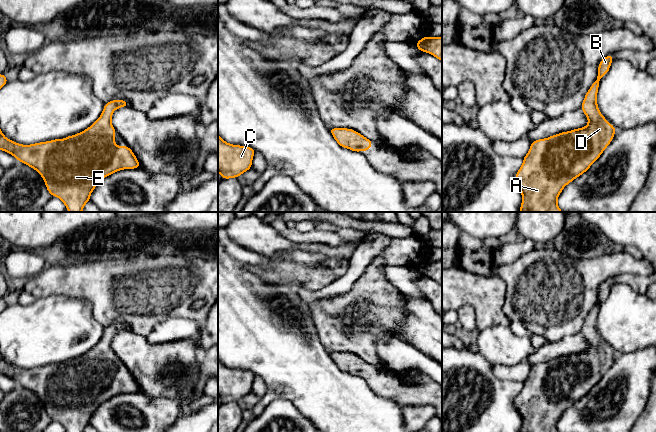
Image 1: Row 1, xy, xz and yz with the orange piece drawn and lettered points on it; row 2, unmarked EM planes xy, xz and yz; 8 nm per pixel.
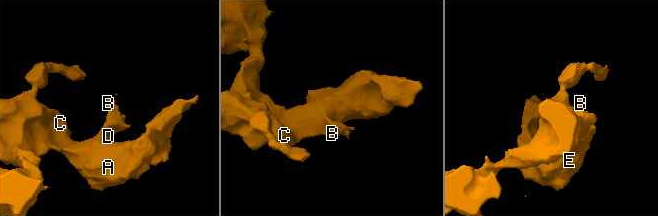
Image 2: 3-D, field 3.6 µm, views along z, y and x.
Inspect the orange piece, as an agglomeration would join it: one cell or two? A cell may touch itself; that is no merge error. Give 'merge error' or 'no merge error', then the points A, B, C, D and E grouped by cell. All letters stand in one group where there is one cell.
no merge error | A B C D E

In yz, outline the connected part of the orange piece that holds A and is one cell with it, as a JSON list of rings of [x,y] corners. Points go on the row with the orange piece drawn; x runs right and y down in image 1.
[[[610,54],[600,61],[597,79],[584,97],[580,109],[585,113],[589,121],[588,125],[531,143],[528,153],[523,158],[522,166],[515,176],[515,183],[522,193],[519,212],[563,212],[557,205],[557,199],[563,188],[586,172],[611,143],[616,129],[600,113],[597,93],[600,80],[608,73],[613,59]]]

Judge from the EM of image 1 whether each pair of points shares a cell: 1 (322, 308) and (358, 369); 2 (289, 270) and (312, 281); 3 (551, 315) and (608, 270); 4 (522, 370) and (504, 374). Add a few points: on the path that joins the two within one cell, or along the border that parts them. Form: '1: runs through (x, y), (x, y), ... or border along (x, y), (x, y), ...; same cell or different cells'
1: border along (329, 352), (351, 352), (369, 363); different cells
2: runs through (295, 274), (306, 276); same cell
3: runs through (565, 301), (594, 272); same cell
4: runs through (518, 373), (508, 373); same cell

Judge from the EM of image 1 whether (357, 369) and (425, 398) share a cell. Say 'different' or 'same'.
same

